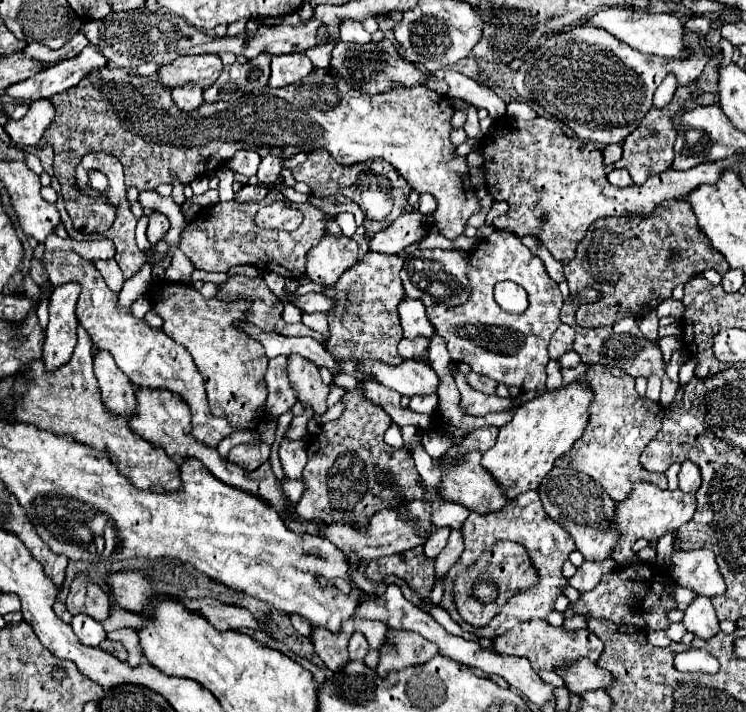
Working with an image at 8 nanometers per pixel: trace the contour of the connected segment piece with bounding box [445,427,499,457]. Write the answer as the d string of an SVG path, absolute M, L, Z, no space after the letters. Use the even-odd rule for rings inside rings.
M481 427L477 431L473 431L471 435L465 437L463 445L459 447L451 447L449 453L445 453L445 457L451 457L451 455L459 455L459 453L465 453L465 451L481 451L483 449L489 449L495 445L495 439L497 439L497 427Z

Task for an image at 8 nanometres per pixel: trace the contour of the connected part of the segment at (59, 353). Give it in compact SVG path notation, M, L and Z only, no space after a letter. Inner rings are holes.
M65 283L53 289L49 301L49 327L43 343L45 371L55 371L69 363L77 345L77 317L75 303L81 287L77 283Z

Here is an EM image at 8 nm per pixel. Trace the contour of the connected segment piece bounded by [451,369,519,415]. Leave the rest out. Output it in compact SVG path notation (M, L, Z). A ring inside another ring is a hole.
M453 369L451 373L453 373L453 379L455 379L457 389L461 393L461 409L465 413L469 413L469 415L487 415L487 413L495 413L495 411L509 411L509 409L519 405L511 397L501 399L497 395L485 395L485 393L473 391L465 383L465 375L463 373L459 373L457 369Z

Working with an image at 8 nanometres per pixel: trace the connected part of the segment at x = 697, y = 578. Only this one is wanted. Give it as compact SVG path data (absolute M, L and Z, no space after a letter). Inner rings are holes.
M677 551L671 557L671 577L677 585L695 591L697 595L717 597L725 593L725 583L715 563L713 551Z

